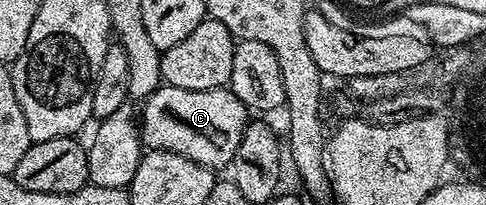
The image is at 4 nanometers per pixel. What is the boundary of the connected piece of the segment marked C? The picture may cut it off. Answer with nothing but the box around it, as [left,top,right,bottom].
[138,84,249,170]

